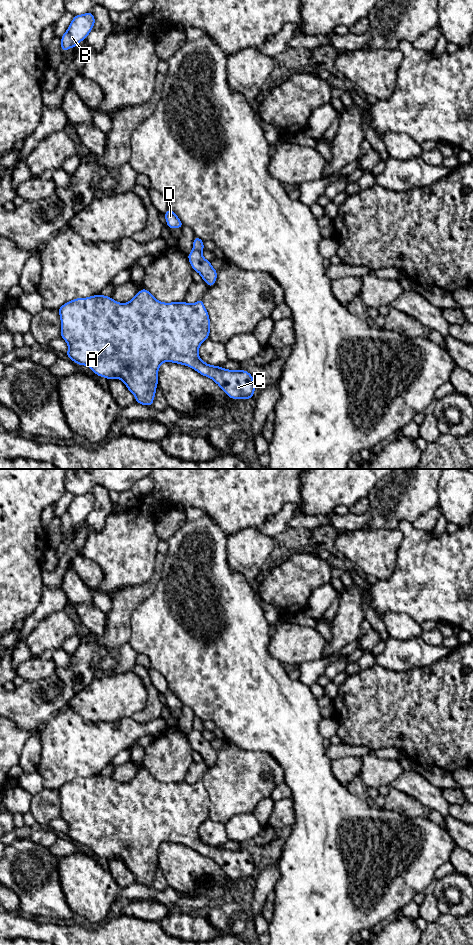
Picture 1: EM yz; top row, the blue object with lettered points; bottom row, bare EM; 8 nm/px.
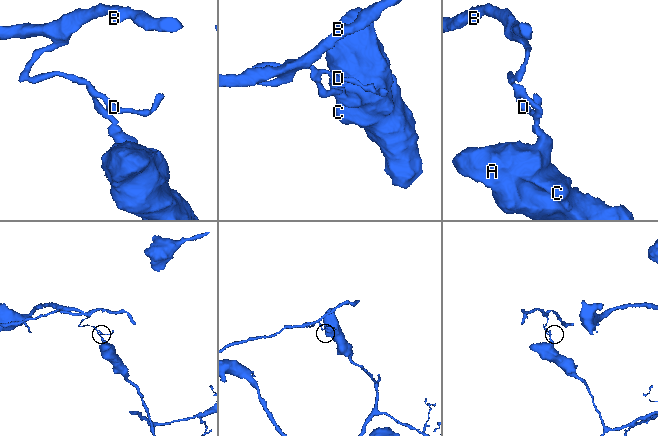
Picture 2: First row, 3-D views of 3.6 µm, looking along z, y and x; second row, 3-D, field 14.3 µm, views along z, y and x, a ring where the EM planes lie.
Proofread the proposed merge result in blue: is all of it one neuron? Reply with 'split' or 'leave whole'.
split

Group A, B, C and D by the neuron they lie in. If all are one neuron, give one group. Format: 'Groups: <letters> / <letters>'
Groups: A C / B D

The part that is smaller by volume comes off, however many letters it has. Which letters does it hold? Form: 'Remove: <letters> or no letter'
Remove: B, D

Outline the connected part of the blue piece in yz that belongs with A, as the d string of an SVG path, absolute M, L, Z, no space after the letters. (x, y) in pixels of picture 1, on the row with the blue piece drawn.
M141 289L128 303L119 303L109 296L97 294L76 298L57 309L61 319L61 338L68 344L66 356L78 365L88 366L99 377L118 378L134 394L136 403L152 406L158 385L157 373L163 362L188 366L199 374L211 378L232 399L251 399L255 392L252 375L244 370L228 370L205 363L199 357L200 345L209 338L210 318L203 299L193 304L185 301L164 303L158 301L147 289Z

